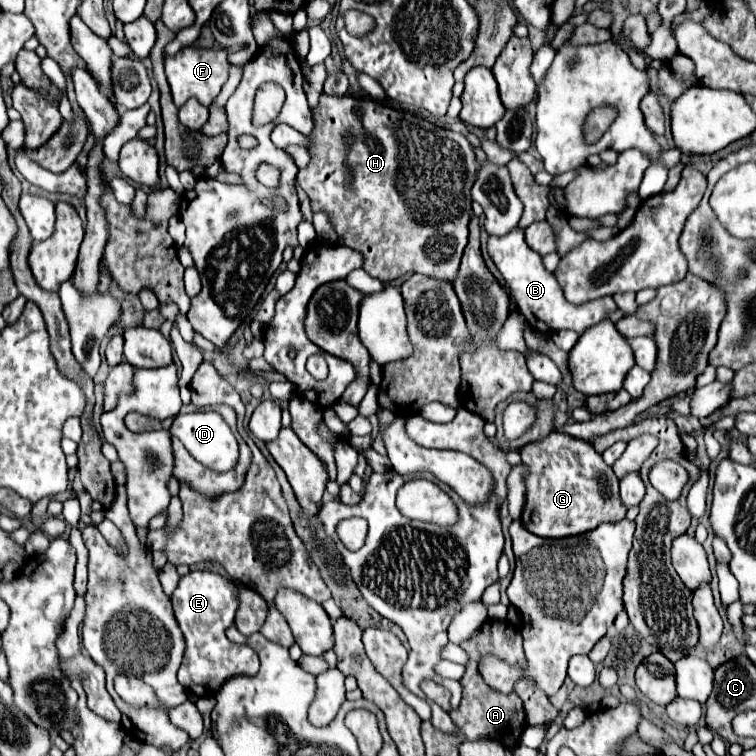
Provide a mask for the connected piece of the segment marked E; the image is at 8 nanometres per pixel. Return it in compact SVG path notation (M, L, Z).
M191 571L181 577L177 589L171 595L175 619L185 635L185 657L179 669L179 683L185 691L205 697L207 693L217 693L221 685L237 675L255 675L259 671L259 659L247 645L231 643L225 637L227 627L233 625L239 607L239 591L235 583L223 579L219 573L211 571Z

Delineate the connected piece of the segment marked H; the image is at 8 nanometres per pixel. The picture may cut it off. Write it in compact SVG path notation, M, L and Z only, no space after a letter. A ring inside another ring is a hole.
M321 95L317 109L313 111L313 121L315 127L313 131L307 135L309 139L309 155L311 161L305 169L299 169L299 185L305 189L305 193L311 199L311 209L313 211L323 211L329 215L331 225L335 227L337 235L343 239L343 243L359 253L363 253L365 257L365 265L363 269L379 279L379 281L393 281L401 275L407 273L423 273L429 275L433 279L445 279L449 283L455 281L455 275L459 271L459 261L461 261L461 253L467 245L467 225L469 225L469 217L471 217L471 187L475 183L475 175L477 175L477 161L475 161L475 151L471 147L471 143L467 141L467 137L463 137L461 133L453 133L447 129L441 129L421 117L415 117L411 113L387 107L383 103L375 103L367 97L331 97L331 95Z

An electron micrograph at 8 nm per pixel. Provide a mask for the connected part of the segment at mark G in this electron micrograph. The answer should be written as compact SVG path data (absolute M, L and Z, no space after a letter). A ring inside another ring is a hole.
M551 431L547 439L525 445L521 457L529 469L525 483L527 501L521 515L527 531L559 539L581 535L593 531L599 523L617 523L625 517L627 509L619 499L619 479L591 443L563 435L563 431Z

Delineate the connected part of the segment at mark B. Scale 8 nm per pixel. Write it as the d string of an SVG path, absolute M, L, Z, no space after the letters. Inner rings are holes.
M513 229L511 233L507 233L503 237L489 237L487 251L489 251L495 267L499 269L499 273L505 279L505 289L515 299L515 303L517 303L519 311L523 313L523 317L527 319L527 323L539 333L551 333L551 331L559 331L559 329L573 329L581 335L585 329L589 329L595 323L607 319L607 315L617 309L617 305L611 297L593 299L593 301L583 303L583 305L571 305L563 297L563 291L557 285L555 275L549 273L543 267L541 255L535 253L533 249L529 249L529 245L525 243L525 237L523 237L521 229Z

